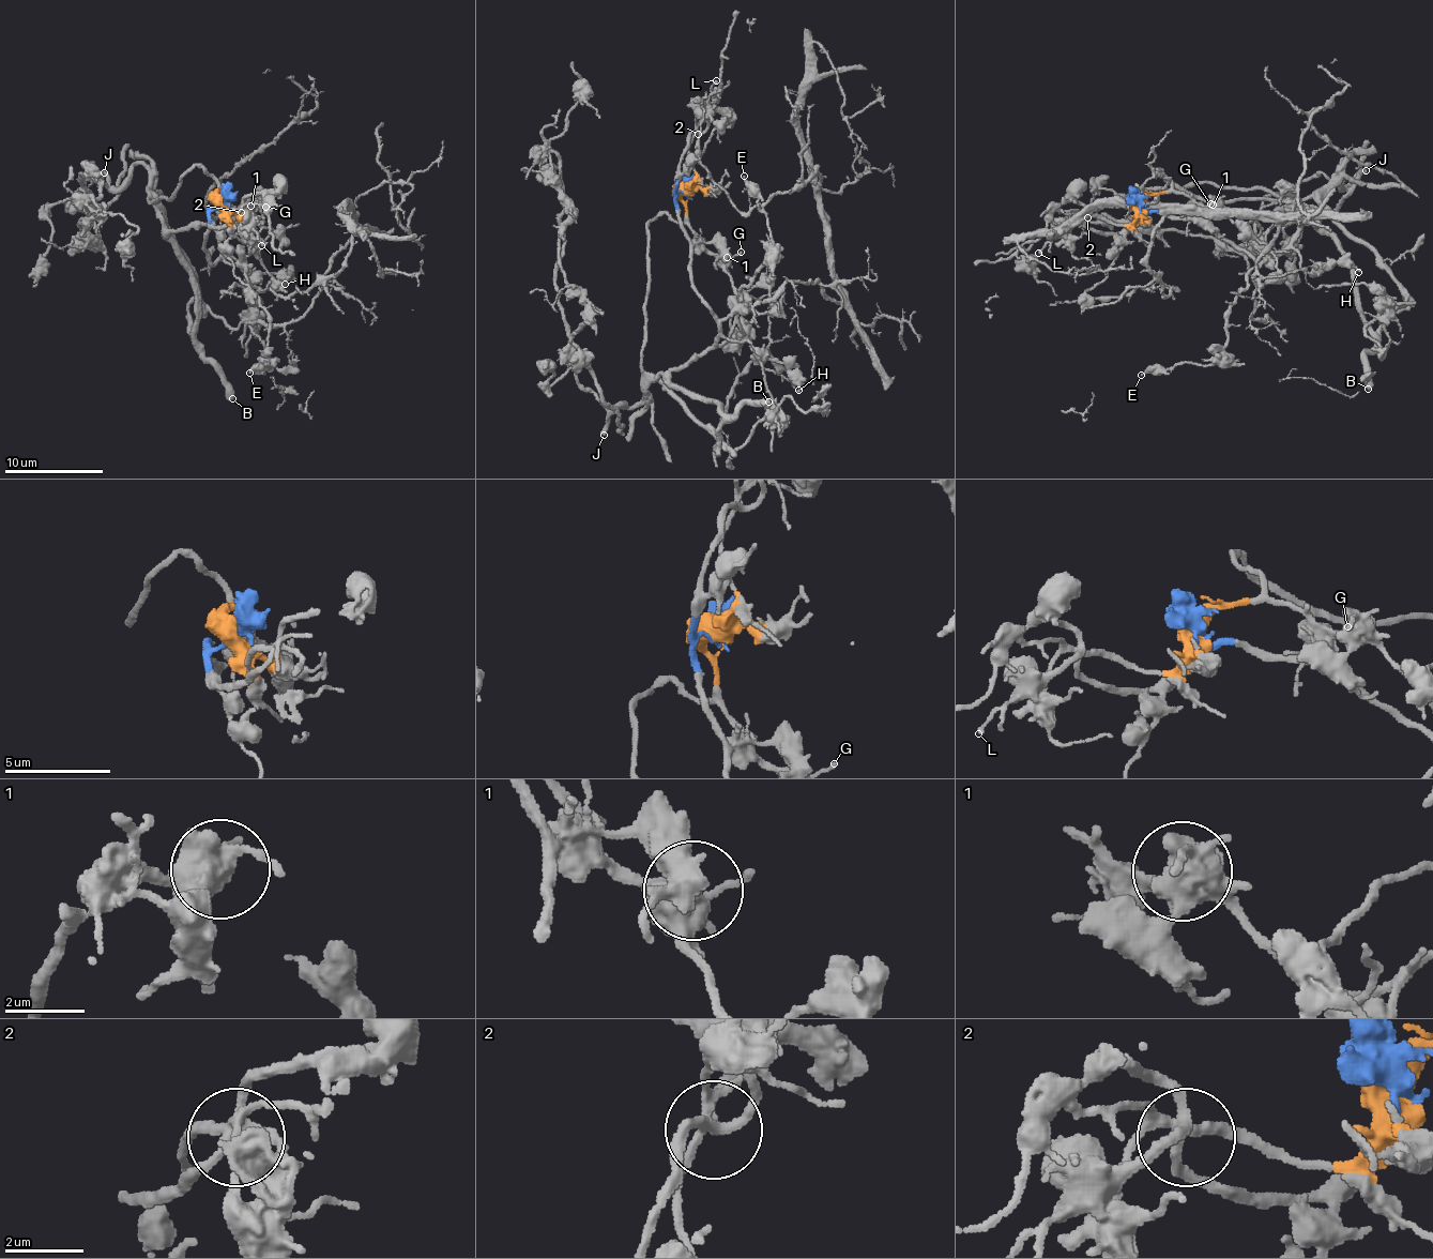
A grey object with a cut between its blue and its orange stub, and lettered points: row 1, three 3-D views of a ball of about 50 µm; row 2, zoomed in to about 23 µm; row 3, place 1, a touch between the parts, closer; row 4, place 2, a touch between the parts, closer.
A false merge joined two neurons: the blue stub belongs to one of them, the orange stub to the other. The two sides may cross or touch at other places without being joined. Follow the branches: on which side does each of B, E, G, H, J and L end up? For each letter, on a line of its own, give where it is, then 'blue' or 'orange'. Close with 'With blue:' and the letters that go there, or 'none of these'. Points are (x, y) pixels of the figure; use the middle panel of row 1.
B: (768, 402) | blue
E: (744, 176) | blue
G: (741, 252) | orange
H: (798, 390) | blue
J: (604, 435) | orange
L: (716, 80) | blue
With blue: B, E, H, L

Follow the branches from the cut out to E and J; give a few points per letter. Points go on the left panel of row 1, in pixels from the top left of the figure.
E: (222, 200), (207, 209), (214, 221), (202, 248), (212, 264), (245, 269), (268, 312), (269, 365), (248, 374)
J: (222, 200), (202, 169), (193, 167), (171, 197), (149, 202), (148, 170), (137, 163), (119, 187), (105, 171)

